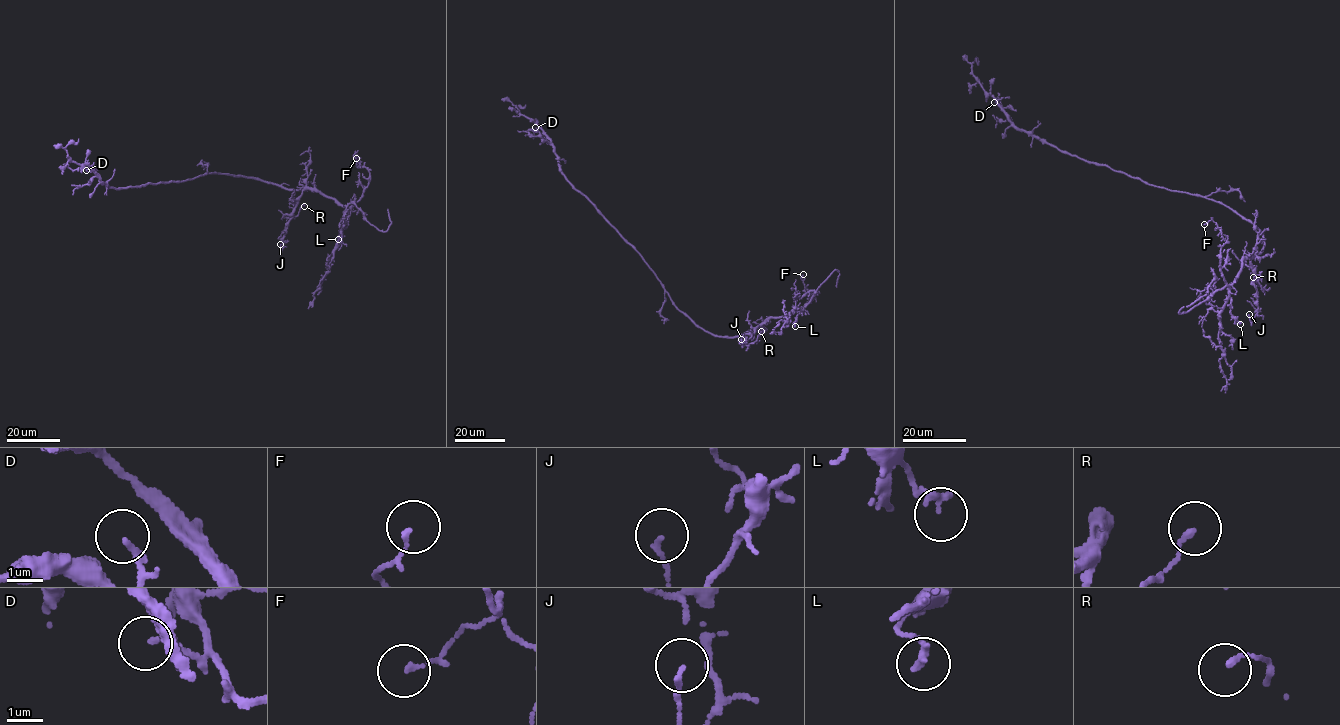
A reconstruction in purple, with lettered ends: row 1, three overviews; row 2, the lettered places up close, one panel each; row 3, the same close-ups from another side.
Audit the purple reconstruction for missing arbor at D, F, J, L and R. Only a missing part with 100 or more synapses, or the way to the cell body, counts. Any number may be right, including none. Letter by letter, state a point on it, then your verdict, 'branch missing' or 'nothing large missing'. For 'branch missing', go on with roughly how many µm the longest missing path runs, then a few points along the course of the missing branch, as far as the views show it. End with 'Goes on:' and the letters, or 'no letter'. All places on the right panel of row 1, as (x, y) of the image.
D: place (994, 102); nothing large missing
F: place (1204, 224); nothing large missing
J: place (1249, 314); nothing large missing
L: place (1240, 324); nothing large missing
R: place (1253, 277); nothing large missing
Goes on: no letter

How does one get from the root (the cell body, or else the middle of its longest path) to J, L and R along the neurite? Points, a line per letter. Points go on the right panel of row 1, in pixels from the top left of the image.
J: (1209, 199), (1219, 201), (1248, 220), (1262, 234), (1263, 248), (1250, 259), (1258, 305), (1251, 323), (1249, 314)
L: (1209, 199), (1219, 201), (1248, 220), (1264, 241), (1260, 253), (1244, 259), (1229, 287), (1231, 315), (1240, 324)
R: (1209, 199), (1248, 220), (1262, 234), (1263, 248), (1250, 265), (1252, 282), (1263, 290), (1253, 277)

